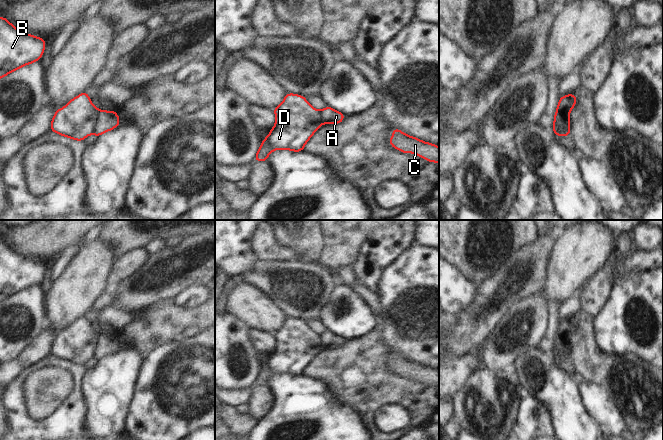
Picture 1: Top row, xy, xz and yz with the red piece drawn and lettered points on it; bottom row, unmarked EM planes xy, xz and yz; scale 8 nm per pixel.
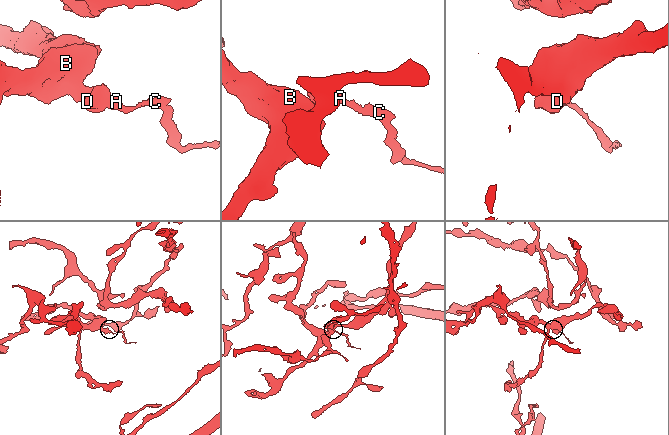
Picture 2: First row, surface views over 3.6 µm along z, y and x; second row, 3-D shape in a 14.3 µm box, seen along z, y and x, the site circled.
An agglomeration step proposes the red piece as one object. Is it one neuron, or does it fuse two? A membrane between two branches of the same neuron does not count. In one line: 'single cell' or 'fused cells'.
fused cells

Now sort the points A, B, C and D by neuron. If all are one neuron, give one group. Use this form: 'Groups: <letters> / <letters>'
Groups: A C / B D

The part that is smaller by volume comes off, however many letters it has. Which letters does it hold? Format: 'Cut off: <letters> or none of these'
Cut off: A, C

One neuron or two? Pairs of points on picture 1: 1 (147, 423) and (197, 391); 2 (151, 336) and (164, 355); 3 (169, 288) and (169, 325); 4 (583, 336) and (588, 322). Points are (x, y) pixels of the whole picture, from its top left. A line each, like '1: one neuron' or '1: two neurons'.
1: one neuron
2: two neurons
3: two neurons
4: one neuron

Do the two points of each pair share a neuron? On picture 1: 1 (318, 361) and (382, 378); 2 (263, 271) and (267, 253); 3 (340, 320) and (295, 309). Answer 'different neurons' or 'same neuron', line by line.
1: same neuron
2: different neurons
3: different neurons

